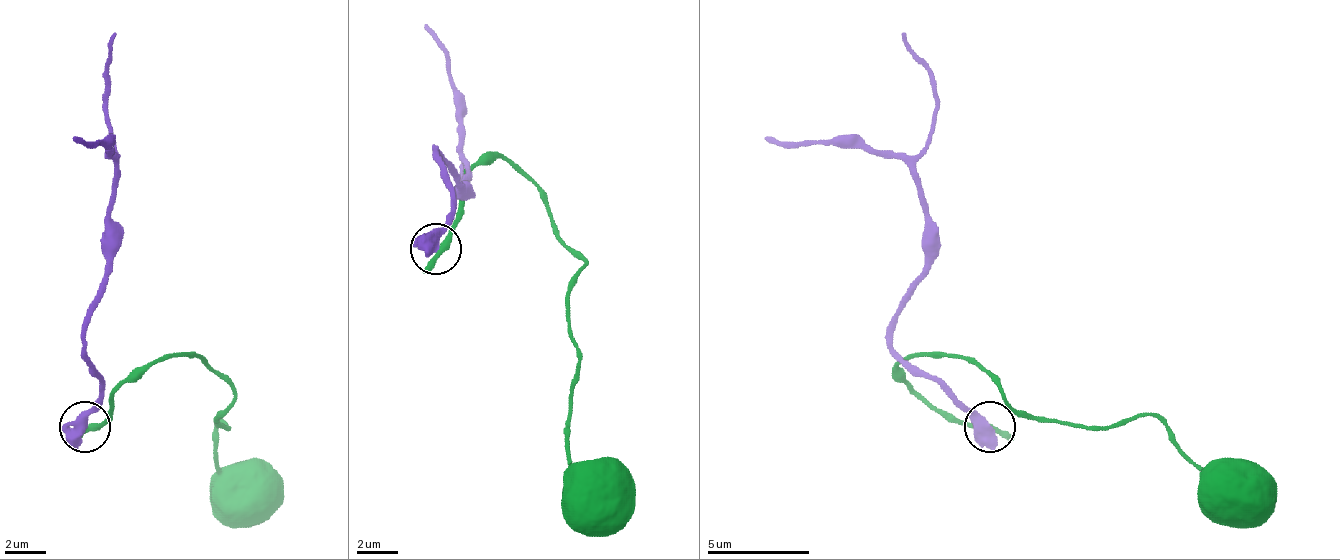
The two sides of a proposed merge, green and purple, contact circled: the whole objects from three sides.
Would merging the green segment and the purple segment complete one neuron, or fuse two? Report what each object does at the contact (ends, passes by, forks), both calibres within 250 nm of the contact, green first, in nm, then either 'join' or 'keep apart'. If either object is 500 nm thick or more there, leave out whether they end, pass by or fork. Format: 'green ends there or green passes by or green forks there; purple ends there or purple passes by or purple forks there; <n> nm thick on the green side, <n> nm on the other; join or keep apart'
280 nm thick on the green side, 700 nm on the other; keep apart

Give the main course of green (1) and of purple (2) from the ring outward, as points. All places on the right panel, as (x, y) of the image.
1: (988, 428), (942, 418), (901, 361), (968, 356), (1019, 413), (1085, 428), (1152, 413), (1239, 495)
2: (988, 428), (921, 377), (891, 346), (891, 315), (927, 264), (927, 198), (911, 172), (860, 146), (763, 136)

